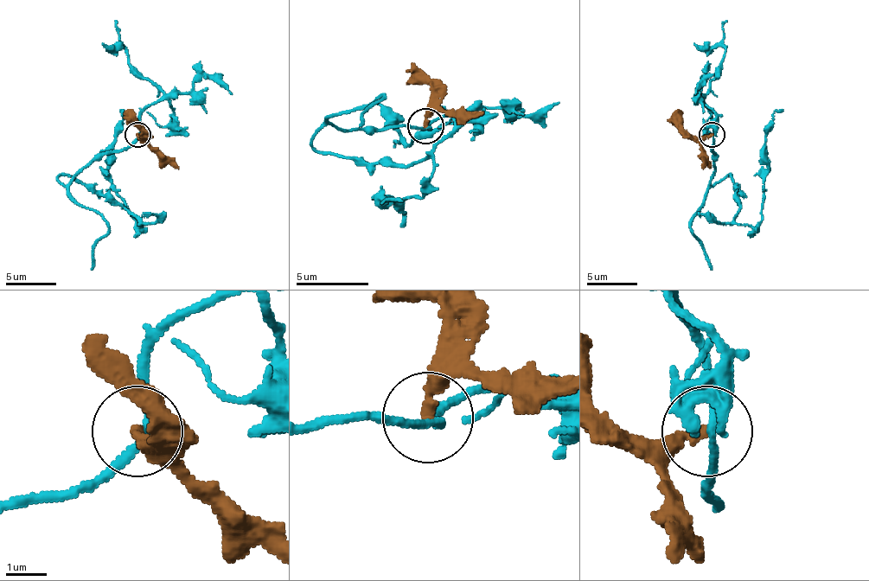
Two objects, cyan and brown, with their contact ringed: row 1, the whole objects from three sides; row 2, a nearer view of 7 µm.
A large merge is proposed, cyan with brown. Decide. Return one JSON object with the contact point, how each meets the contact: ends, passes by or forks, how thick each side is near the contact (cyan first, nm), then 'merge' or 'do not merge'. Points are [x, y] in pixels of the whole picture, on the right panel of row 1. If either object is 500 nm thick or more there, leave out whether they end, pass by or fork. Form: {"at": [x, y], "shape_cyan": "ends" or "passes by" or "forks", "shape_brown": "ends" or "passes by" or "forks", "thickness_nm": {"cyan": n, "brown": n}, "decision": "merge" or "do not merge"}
{"at": [712, 135], "shape_cyan": "passes by", "shape_brown": "ends", "thickness_nm": {"cyan": 200, "brown": 280}, "decision": "do not merge"}

